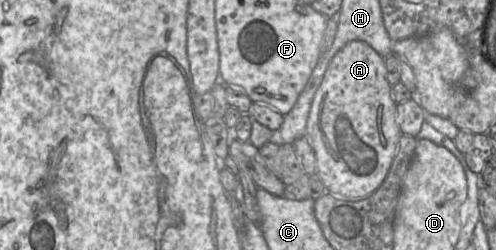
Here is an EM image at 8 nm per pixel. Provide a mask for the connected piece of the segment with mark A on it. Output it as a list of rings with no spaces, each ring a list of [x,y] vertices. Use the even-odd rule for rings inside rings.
[[[353,40],[331,59],[310,107],[305,137],[316,156],[316,173],[327,193],[360,200],[375,192],[385,180],[396,155],[402,133],[396,122],[396,105],[386,78],[385,58],[369,44]]]

